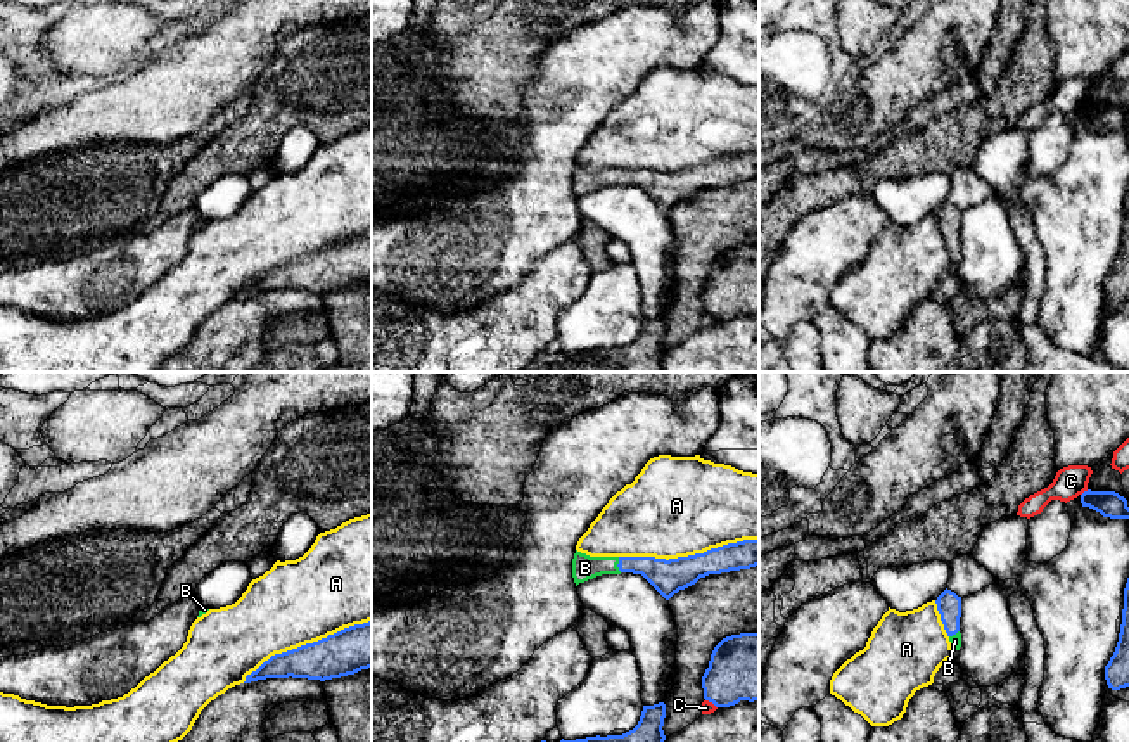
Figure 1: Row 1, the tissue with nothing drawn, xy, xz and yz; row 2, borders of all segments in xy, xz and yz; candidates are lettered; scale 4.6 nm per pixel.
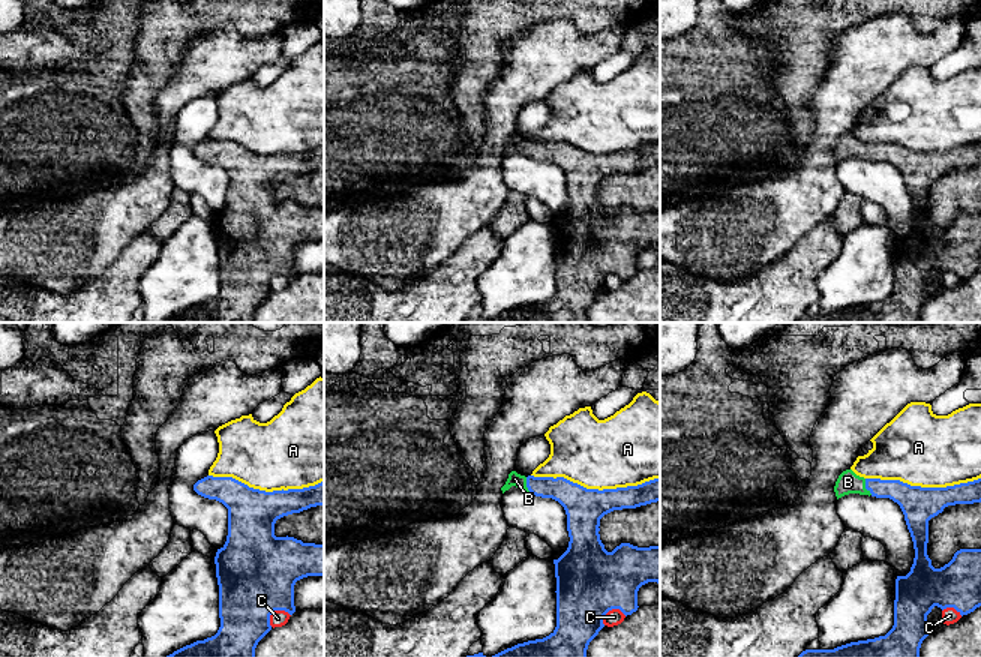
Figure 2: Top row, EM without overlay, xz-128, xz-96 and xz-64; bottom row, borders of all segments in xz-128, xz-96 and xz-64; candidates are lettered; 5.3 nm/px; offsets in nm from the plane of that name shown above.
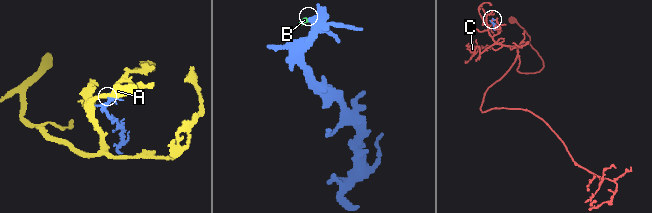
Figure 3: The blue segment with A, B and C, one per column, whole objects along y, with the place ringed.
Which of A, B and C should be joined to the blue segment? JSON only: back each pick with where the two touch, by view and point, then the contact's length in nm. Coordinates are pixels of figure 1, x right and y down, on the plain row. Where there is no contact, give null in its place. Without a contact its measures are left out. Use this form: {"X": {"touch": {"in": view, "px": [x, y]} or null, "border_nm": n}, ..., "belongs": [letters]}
{"B": {"touch": {"in": "xz", "px": [618, 177]}, "border_nm": 70}, "belongs": ["B"]}

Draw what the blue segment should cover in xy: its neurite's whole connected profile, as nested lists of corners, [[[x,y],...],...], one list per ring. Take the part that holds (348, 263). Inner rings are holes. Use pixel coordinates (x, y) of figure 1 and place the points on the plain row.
[[[372,233],[344,240],[327,251],[275,266],[244,296],[266,291],[332,292],[372,280]]]

